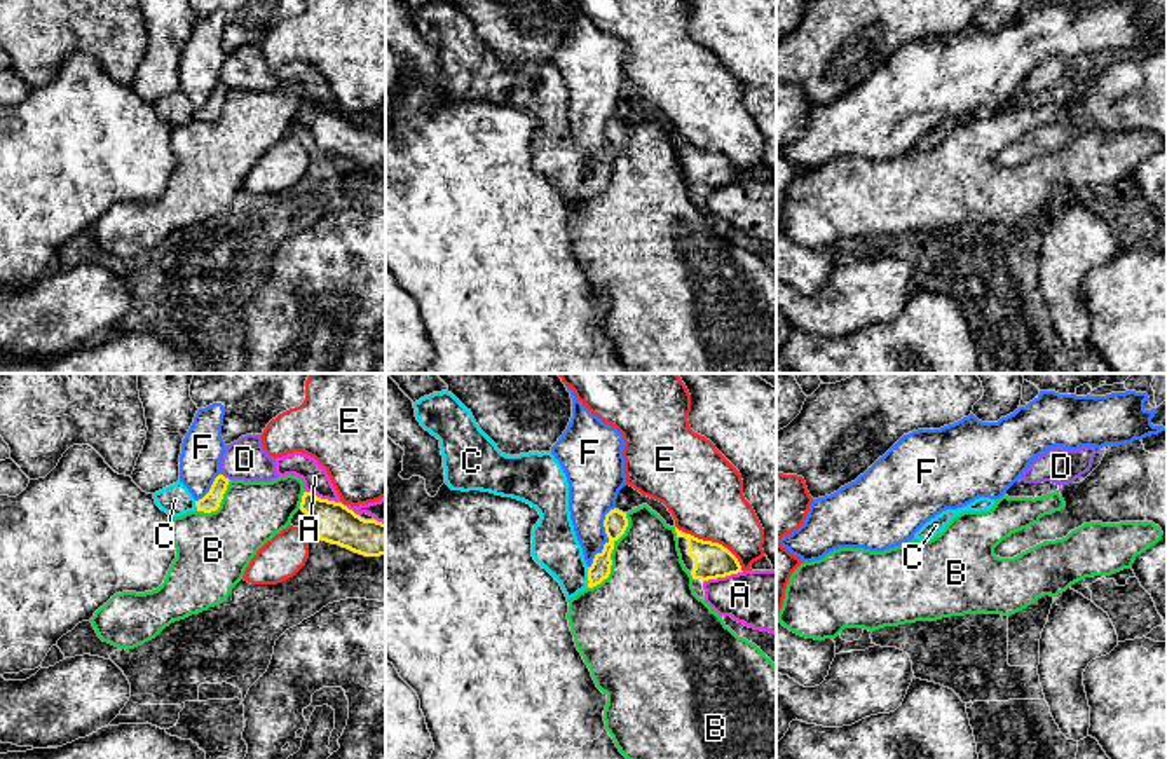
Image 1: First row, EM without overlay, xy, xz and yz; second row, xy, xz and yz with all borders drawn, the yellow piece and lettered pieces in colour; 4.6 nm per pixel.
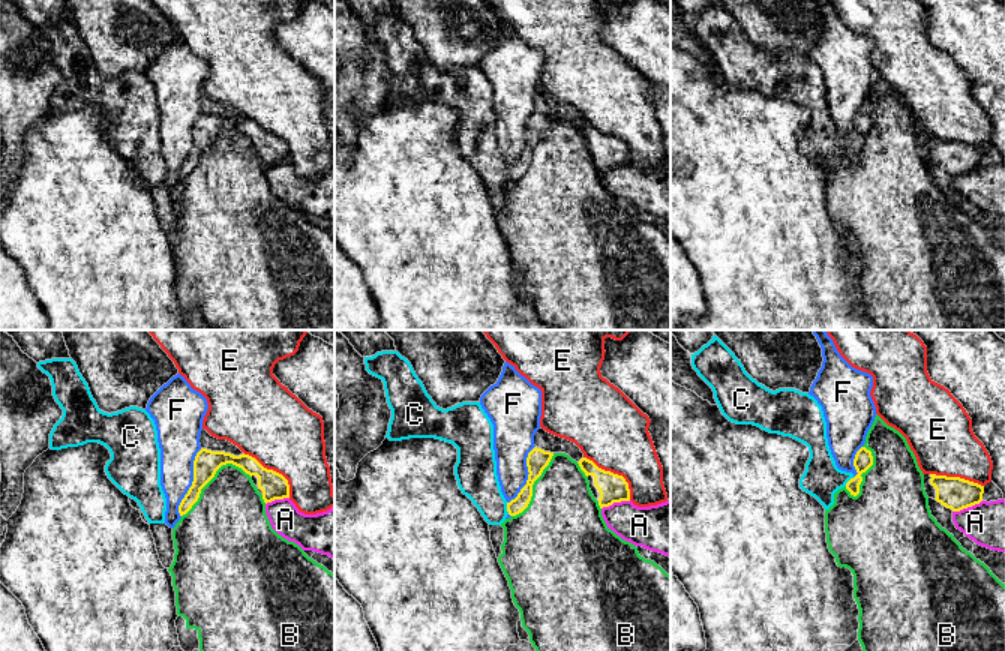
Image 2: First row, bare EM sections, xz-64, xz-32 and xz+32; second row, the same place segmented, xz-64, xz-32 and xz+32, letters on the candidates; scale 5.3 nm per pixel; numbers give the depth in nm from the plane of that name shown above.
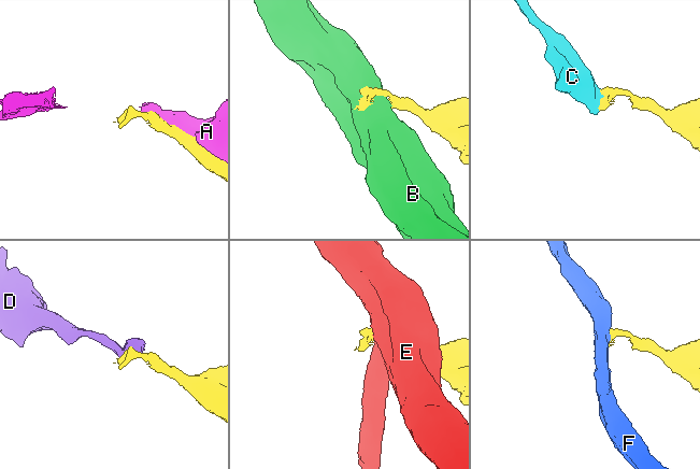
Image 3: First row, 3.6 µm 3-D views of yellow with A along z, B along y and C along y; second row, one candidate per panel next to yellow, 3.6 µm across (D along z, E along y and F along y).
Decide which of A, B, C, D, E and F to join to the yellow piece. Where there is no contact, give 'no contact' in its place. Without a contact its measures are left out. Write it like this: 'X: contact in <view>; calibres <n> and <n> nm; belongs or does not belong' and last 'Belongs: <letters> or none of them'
A: contact in xy; calibres 190 and 120 nm; does not belong
B: contact in xz; calibres 110 and 400 nm; does not belong
C: contact in xz; calibres 90 and 220 nm; belongs
D: contact in xy; calibres 80 and 190 nm; does not belong
E: contact in xz; calibres 170 and 360 nm; does not belong
F: contact in xz; calibres 110 and 240 nm; does not belong
Belongs: C

